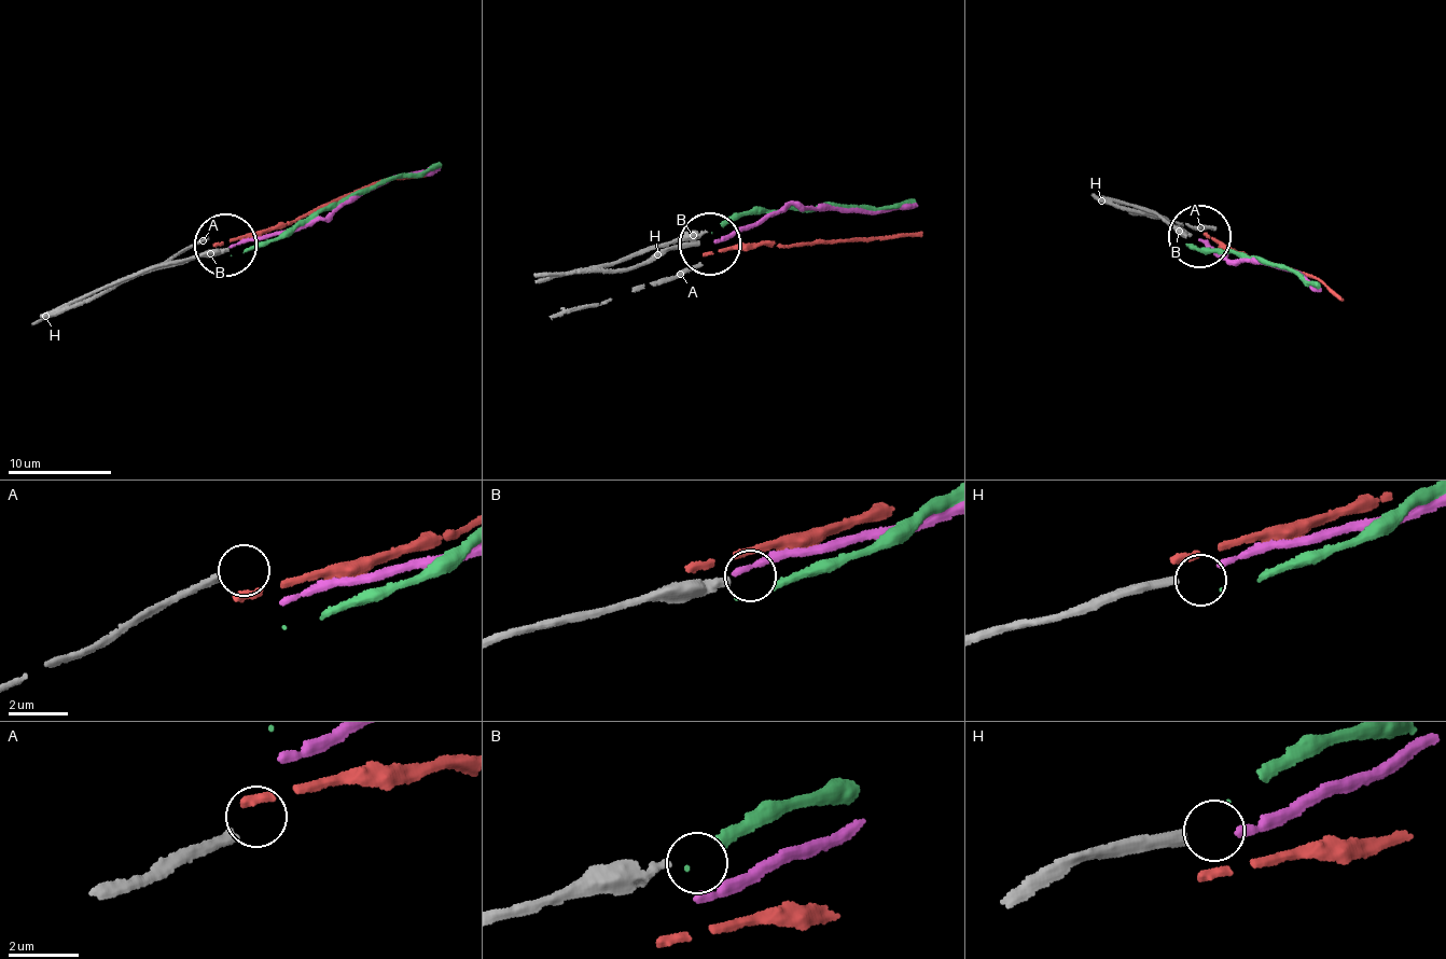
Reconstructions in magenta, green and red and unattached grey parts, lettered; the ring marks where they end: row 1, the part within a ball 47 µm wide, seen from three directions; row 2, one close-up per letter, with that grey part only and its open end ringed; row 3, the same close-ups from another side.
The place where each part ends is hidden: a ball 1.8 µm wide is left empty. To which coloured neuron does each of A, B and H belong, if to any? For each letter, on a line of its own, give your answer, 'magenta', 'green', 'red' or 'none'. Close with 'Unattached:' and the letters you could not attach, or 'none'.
A: none
B: none
H: magenta
Unattached: A, B

